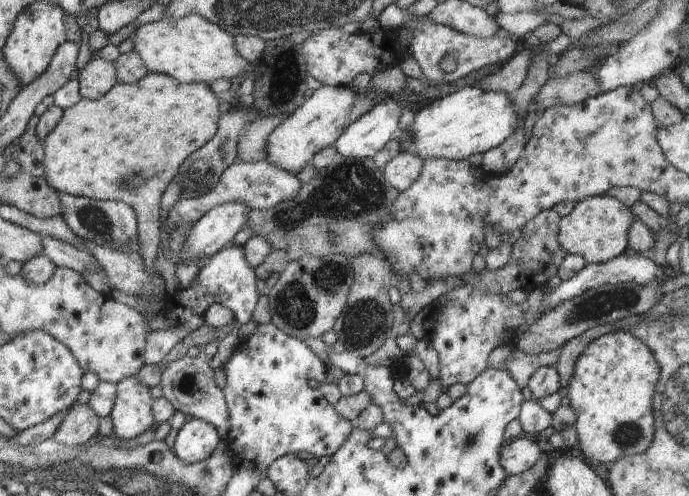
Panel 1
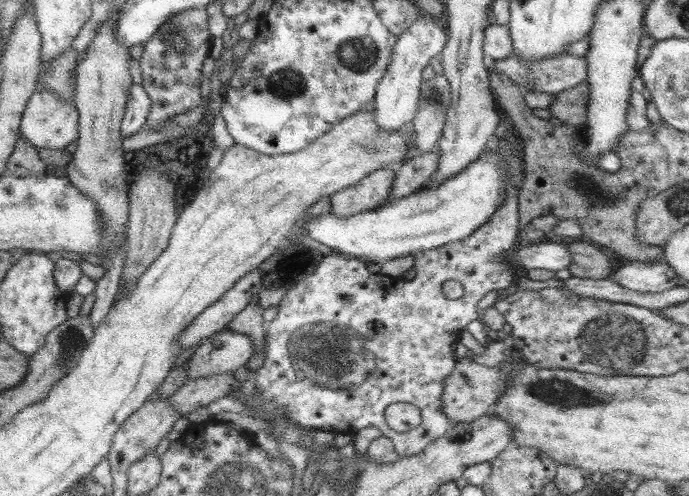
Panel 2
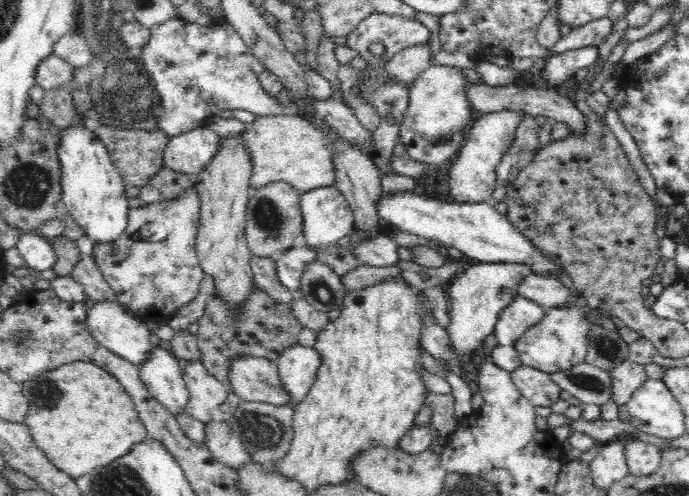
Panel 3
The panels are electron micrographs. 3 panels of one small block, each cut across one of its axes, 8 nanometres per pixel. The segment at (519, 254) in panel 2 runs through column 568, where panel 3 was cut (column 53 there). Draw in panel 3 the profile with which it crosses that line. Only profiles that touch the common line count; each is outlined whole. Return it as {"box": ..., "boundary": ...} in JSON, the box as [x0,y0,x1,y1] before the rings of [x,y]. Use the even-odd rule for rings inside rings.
{"box":[16,232,56,274],"boundary":[[[36,232],[20,236],[16,248],[18,248],[20,256],[26,260],[28,268],[32,268],[40,274],[46,270],[52,270],[52,266],[56,264],[56,254],[52,250],[52,242],[44,240]]]}

